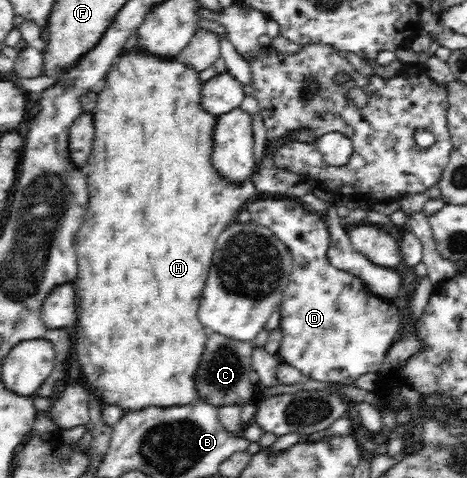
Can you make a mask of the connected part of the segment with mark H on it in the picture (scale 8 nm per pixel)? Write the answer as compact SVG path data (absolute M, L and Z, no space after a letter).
M126 52L118 59L114 67L108 72L102 83L103 87L93 97L95 106L92 111L95 127L95 142L86 160L81 167L87 176L88 190L92 192L89 196L88 216L76 234L76 254L78 254L77 278L71 282L75 288L77 296L77 308L80 312L78 324L76 324L76 340L74 340L74 350L76 350L76 360L80 364L82 372L82 382L84 387L90 391L101 403L114 404L120 406L125 414L132 410L141 410L150 407L179 407L184 405L203 402L204 396L196 388L195 378L198 372L200 358L204 354L204 346L208 340L208 334L204 326L198 320L198 302L202 296L202 288L206 286L208 270L212 264L212 256L216 250L216 240L218 234L228 228L237 220L238 214L250 202L255 202L260 198L272 197L262 193L256 185L248 179L239 186L232 186L232 183L224 182L224 178L216 174L209 162L209 153L212 152L213 129L216 125L217 117L200 110L198 100L200 100L200 86L202 81L199 73L187 68L179 60L167 62L156 56L148 54L137 54L137 52Z

